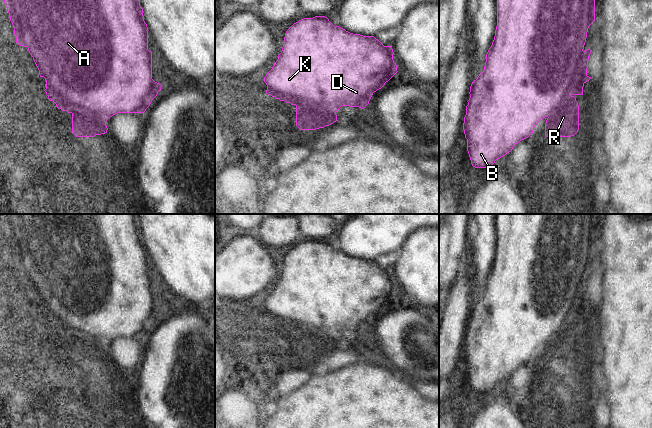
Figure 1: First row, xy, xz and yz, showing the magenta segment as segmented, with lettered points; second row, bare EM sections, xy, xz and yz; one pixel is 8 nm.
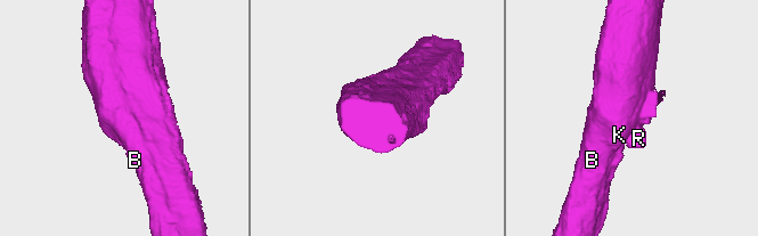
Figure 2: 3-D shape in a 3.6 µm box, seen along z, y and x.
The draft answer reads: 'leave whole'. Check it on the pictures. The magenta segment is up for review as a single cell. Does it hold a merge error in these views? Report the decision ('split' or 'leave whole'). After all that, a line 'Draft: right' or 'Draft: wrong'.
leave whole
Draft: right

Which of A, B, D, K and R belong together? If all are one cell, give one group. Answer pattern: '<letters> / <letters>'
A B D K R

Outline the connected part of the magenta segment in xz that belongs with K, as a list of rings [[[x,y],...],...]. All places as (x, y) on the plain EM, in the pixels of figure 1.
[[[325,240],[304,242],[286,255],[282,275],[264,301],[266,317],[296,330],[296,350],[300,354],[324,352],[338,345],[336,336],[341,330],[364,333],[369,328],[373,317],[381,313],[398,296],[393,278],[391,270],[384,270],[374,260],[350,257],[334,250]]]

